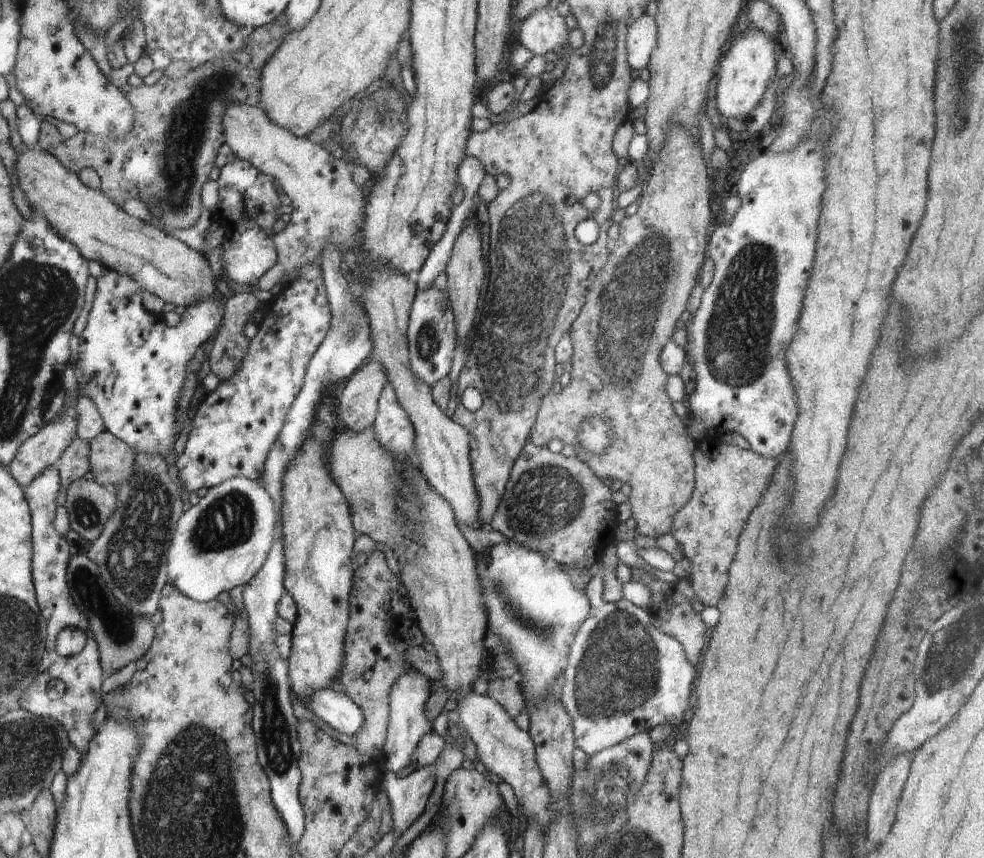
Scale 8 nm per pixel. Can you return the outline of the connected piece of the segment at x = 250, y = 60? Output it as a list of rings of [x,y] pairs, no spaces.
[[[273,21],[268,25],[261,26],[260,28],[255,28],[251,31],[248,38],[246,38],[246,46],[242,48],[242,50],[236,50],[236,52],[232,52],[228,58],[222,58],[222,60],[214,60],[212,63],[204,63],[200,64],[200,66],[190,68],[184,76],[180,78],[176,78],[172,80],[169,76],[163,75],[154,86],[148,85],[139,85],[137,87],[132,86],[128,83],[122,84],[120,86],[120,90],[122,94],[126,95],[126,98],[129,99],[130,104],[132,104],[134,109],[134,125],[133,130],[130,130],[130,133],[126,134],[125,137],[102,137],[96,136],[96,134],[84,133],[83,131],[78,131],[78,133],[69,138],[63,139],[58,133],[57,123],[49,119],[41,119],[42,128],[40,130],[40,136],[38,136],[38,140],[36,144],[30,146],[32,150],[40,150],[47,151],[52,156],[60,159],[62,166],[65,166],[70,170],[70,172],[79,173],[80,170],[90,170],[90,167],[93,167],[94,170],[100,172],[101,176],[101,190],[105,195],[107,195],[112,202],[115,202],[118,207],[121,207],[126,200],[129,198],[139,198],[142,202],[152,202],[152,214],[156,214],[156,217],[162,220],[162,224],[164,224],[164,228],[170,228],[170,230],[176,230],[176,228],[186,229],[190,228],[190,226],[194,226],[196,222],[198,222],[198,218],[200,218],[200,214],[202,214],[202,200],[200,199],[200,193],[202,190],[202,186],[204,186],[204,182],[209,180],[209,174],[214,168],[214,160],[216,160],[216,156],[219,153],[218,149],[222,144],[224,144],[224,128],[222,128],[222,116],[224,116],[224,112],[226,112],[226,106],[228,104],[232,104],[232,102],[236,102],[236,104],[248,104],[248,106],[255,106],[260,101],[260,74],[262,74],[262,68],[264,68],[264,64],[268,62],[268,58],[278,50],[278,46],[283,43],[284,38],[287,36],[287,32],[289,31],[288,26],[286,26],[286,22]]]

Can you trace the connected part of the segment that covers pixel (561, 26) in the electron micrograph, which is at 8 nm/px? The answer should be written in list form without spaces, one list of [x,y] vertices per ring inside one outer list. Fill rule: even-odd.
[[[548,6],[532,12],[528,18],[522,20],[522,25],[519,31],[519,43],[526,50],[532,52],[532,56],[547,56],[553,58],[556,54],[564,51],[564,44],[568,43],[570,30],[566,28],[564,23],[564,10],[558,10]]]

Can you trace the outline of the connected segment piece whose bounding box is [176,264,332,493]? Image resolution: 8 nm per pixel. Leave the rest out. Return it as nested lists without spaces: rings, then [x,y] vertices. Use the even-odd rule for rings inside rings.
[[[304,266],[300,274],[292,282],[286,283],[281,292],[273,296],[262,310],[264,314],[258,323],[258,332],[250,339],[242,366],[232,378],[220,382],[214,391],[205,396],[185,432],[176,466],[182,480],[180,486],[184,486],[190,493],[198,492],[200,488],[212,488],[234,477],[256,481],[265,471],[266,457],[274,440],[282,432],[286,414],[302,388],[308,362],[330,330],[332,316],[320,266]]]

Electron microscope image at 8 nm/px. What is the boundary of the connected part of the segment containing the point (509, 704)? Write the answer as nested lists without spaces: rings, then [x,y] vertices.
[[[516,678],[490,681],[487,695],[498,702],[510,718],[515,719],[521,712],[524,712],[524,696],[522,696],[521,686]]]

